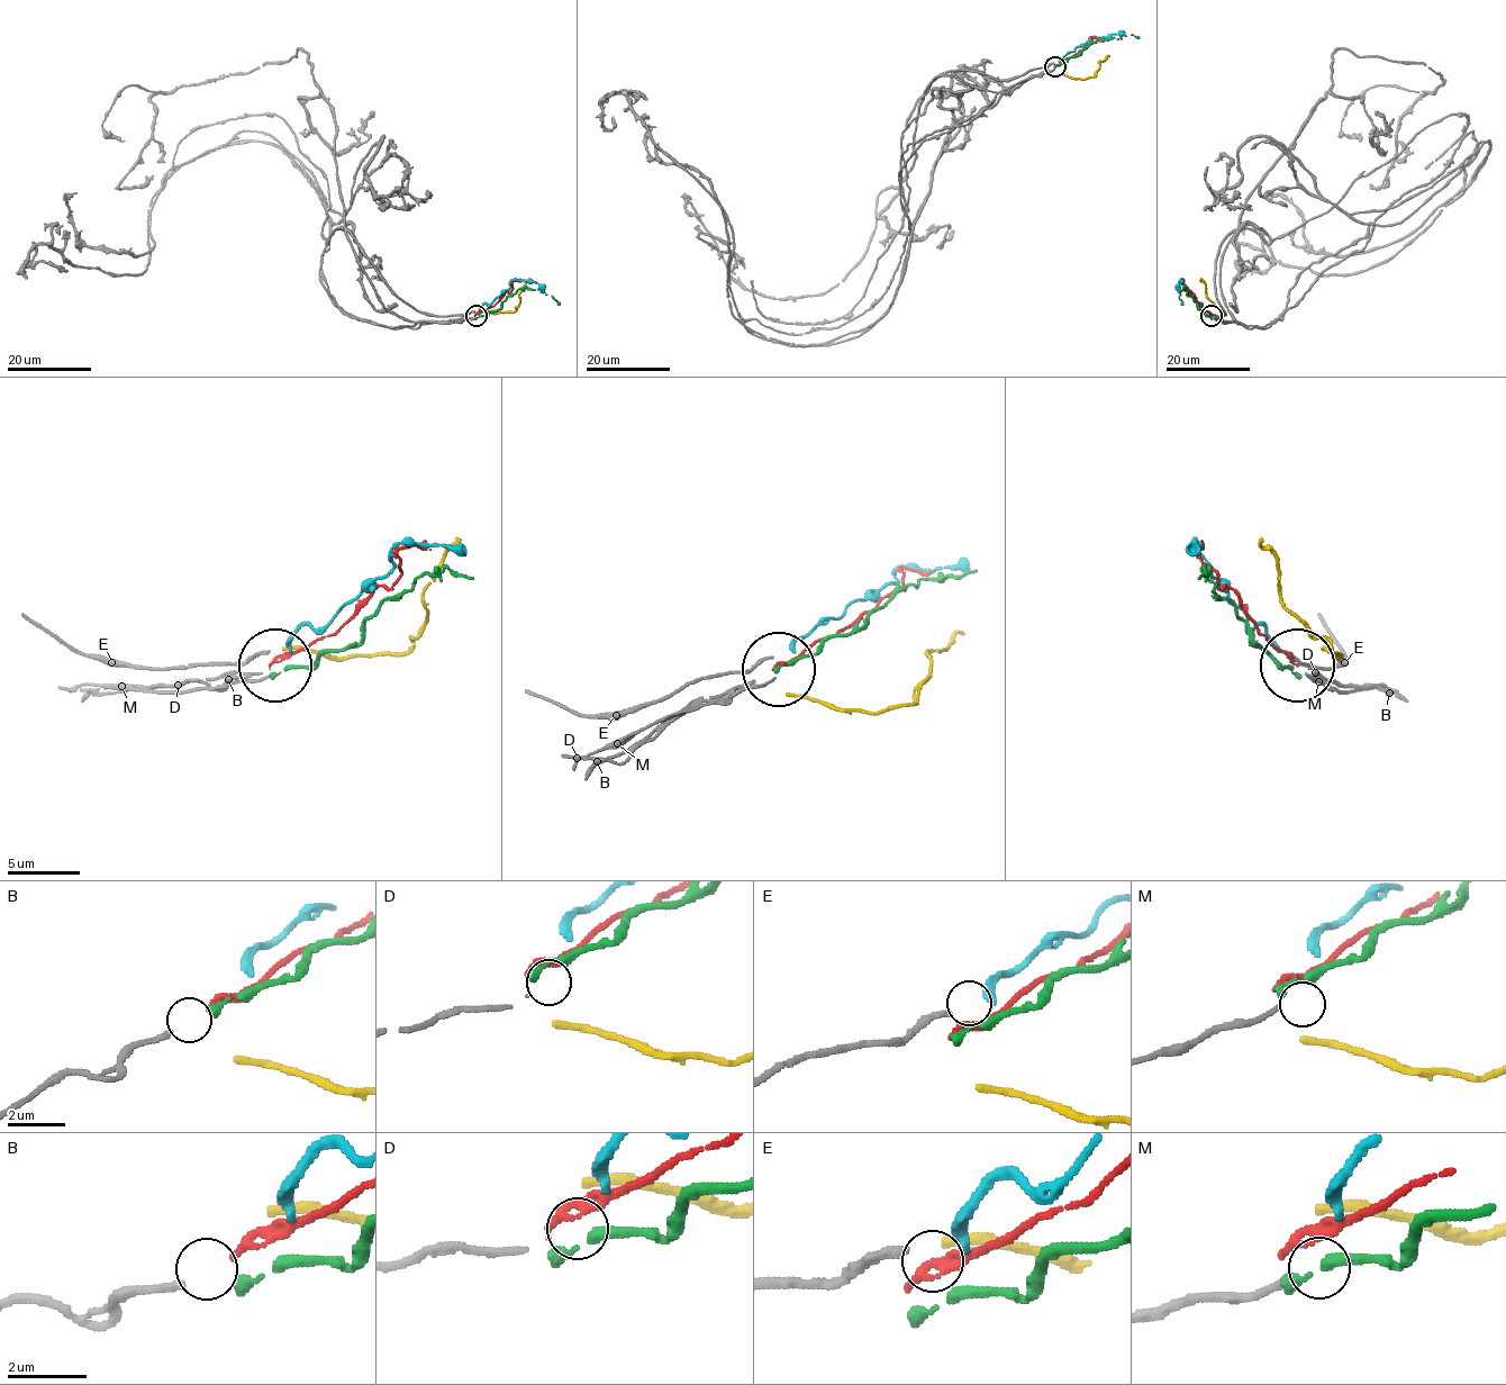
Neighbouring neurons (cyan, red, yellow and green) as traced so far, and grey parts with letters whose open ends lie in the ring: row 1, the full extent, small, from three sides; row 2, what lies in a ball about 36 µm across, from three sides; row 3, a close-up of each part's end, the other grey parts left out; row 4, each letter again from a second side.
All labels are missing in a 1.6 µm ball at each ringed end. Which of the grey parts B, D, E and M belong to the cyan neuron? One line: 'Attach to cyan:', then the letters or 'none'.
Attach to cyan: E

